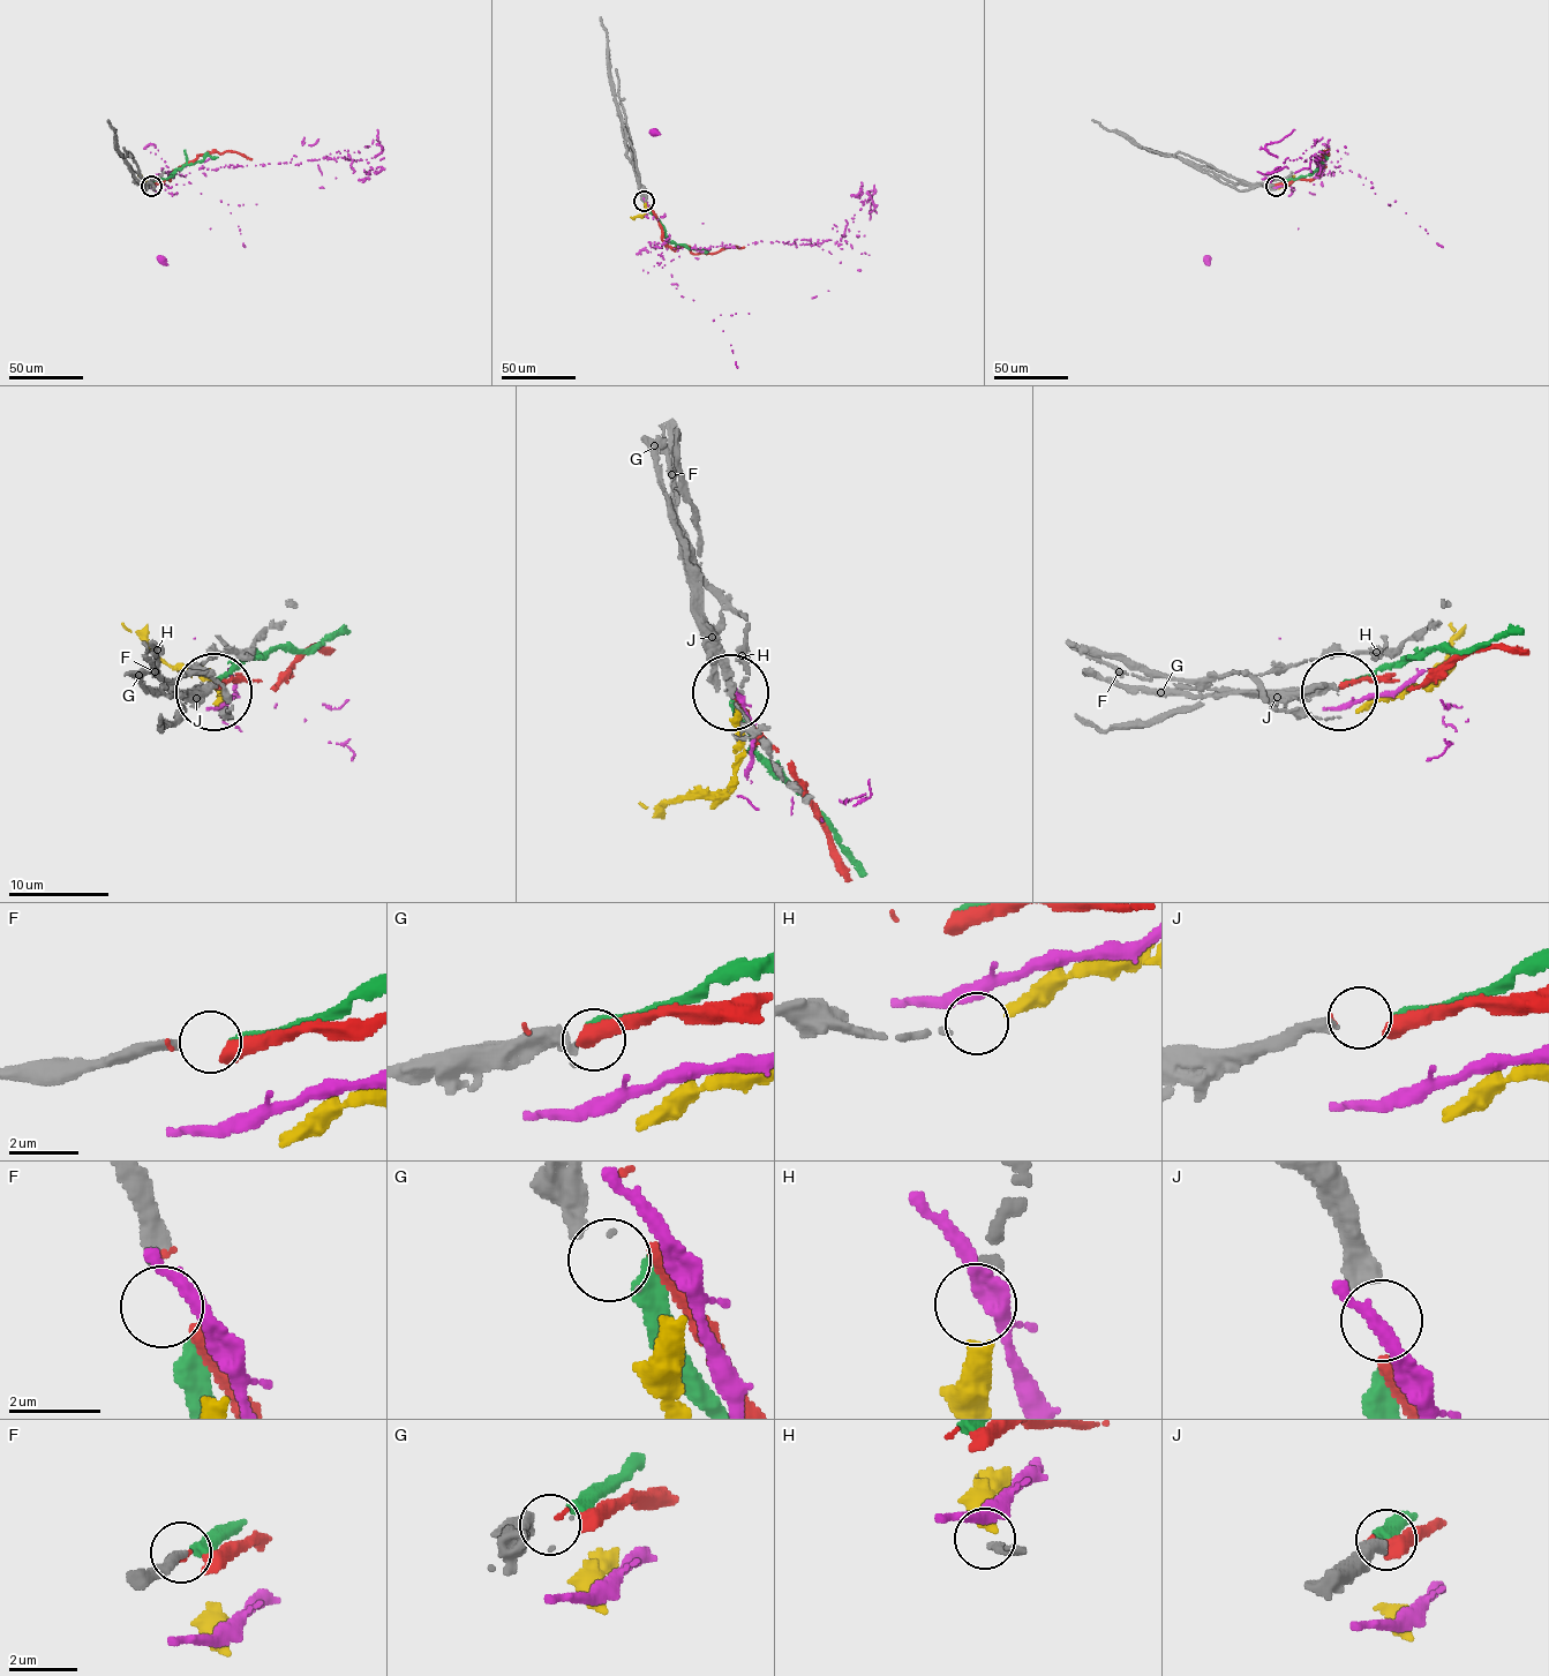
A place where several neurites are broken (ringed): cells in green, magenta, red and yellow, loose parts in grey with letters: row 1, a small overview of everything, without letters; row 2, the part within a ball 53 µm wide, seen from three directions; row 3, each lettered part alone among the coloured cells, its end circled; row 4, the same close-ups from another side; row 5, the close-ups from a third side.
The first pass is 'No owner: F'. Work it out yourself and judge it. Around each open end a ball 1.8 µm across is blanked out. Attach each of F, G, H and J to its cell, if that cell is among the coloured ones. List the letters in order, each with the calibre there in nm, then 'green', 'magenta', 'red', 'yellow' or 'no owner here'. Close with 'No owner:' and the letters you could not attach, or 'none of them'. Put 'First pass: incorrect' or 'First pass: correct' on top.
First pass: incorrect
F: calibre 320 nm; green
G: calibre 400 nm; no owner here
H: calibre 240 nm; yellow
J: calibre 420 nm; red
No owner: G

